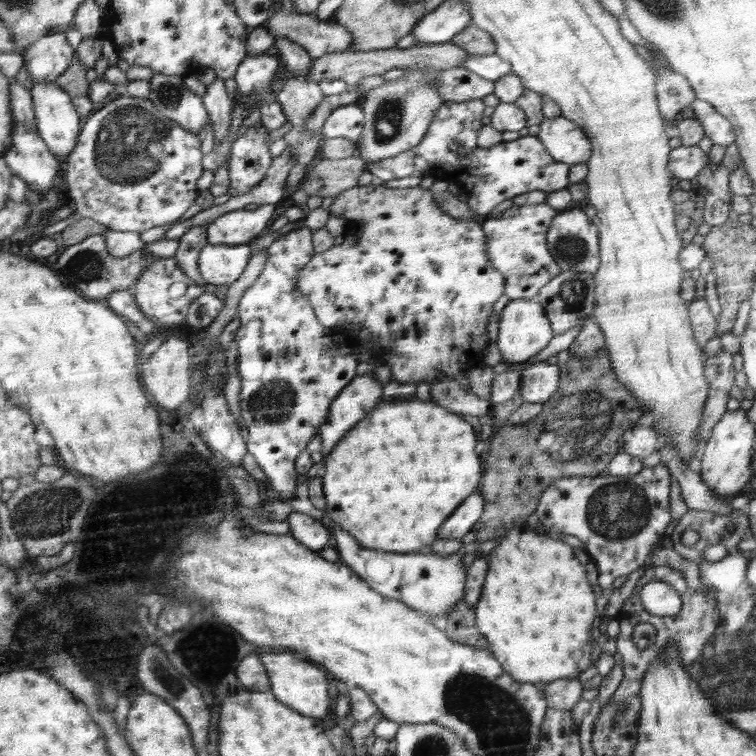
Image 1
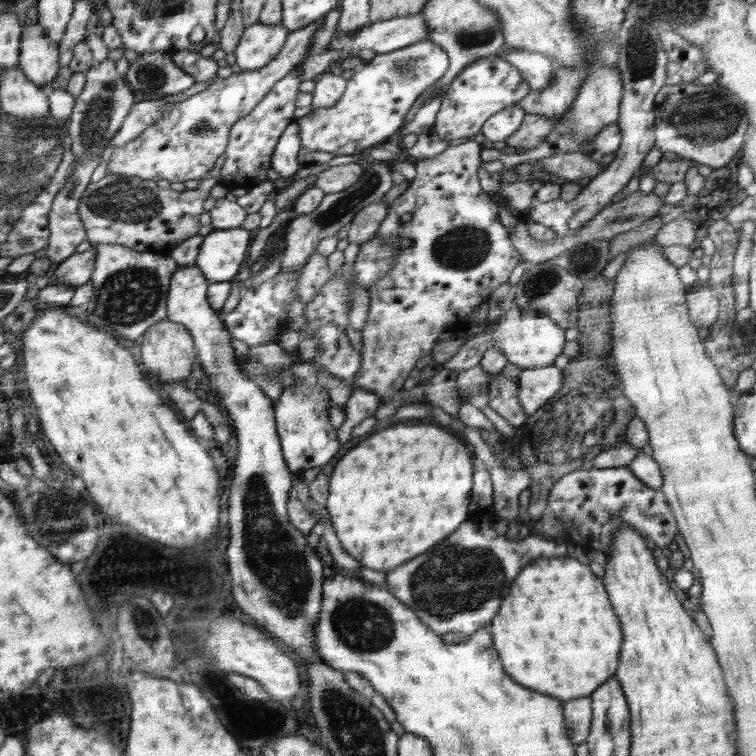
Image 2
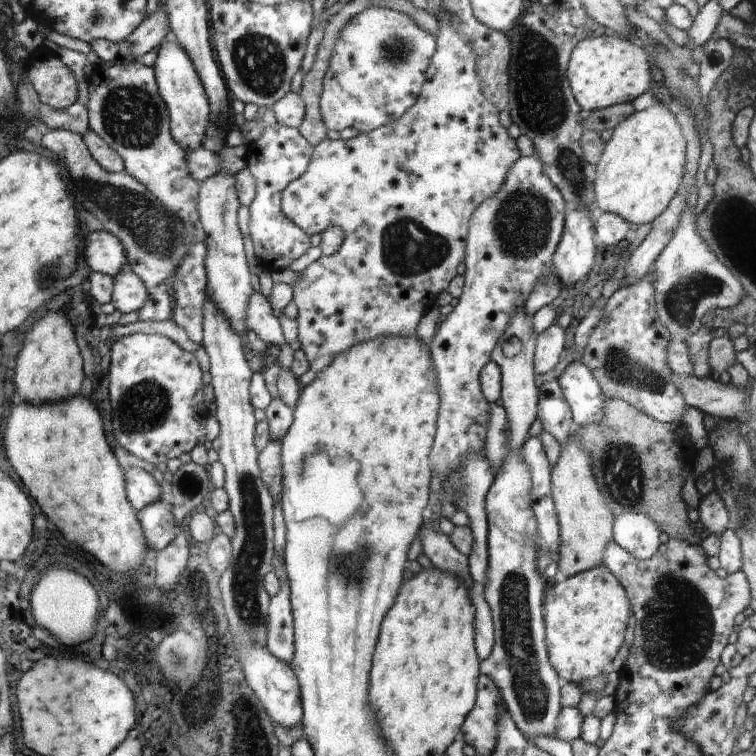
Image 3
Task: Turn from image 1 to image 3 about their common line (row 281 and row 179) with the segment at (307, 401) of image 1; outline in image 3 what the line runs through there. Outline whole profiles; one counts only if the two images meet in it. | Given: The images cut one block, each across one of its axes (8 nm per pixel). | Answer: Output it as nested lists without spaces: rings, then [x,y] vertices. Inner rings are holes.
[[[274,123],[261,136],[248,144],[246,169],[256,180],[256,196],[249,206],[249,236],[252,238],[257,262],[269,272],[284,271],[298,260],[310,246],[311,235],[285,215],[281,207],[284,190],[293,180],[305,174],[312,162],[313,145],[302,136],[300,129]]]

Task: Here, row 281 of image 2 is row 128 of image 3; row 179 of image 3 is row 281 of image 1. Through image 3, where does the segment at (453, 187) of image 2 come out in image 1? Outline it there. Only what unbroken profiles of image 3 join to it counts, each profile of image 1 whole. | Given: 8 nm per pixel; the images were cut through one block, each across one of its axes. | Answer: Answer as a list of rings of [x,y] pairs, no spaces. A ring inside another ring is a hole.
[[[375,181],[366,186],[350,188],[348,191],[341,192],[340,195],[335,196],[335,198],[336,202],[332,206],[332,214],[340,217],[345,216],[349,220],[350,228],[345,234],[344,242],[334,245],[320,254],[315,254],[313,260],[310,260],[310,263],[305,268],[302,268],[300,274],[296,276],[296,287],[313,305],[317,319],[322,325],[326,325],[326,329],[344,333],[346,336],[350,336],[354,332],[360,334],[360,332],[368,330],[368,342],[378,342],[378,348],[384,348],[384,350],[392,352],[390,358],[394,358],[394,364],[398,366],[398,370],[391,373],[393,380],[417,385],[420,383],[430,384],[432,400],[445,410],[466,416],[480,417],[480,414],[488,414],[488,408],[494,406],[492,402],[475,396],[471,392],[470,384],[463,378],[465,370],[482,365],[484,348],[486,348],[486,342],[488,342],[486,340],[486,324],[488,324],[486,316],[492,312],[494,302],[505,291],[505,276],[490,263],[490,258],[488,253],[486,253],[486,240],[488,240],[488,237],[482,231],[482,224],[477,221],[455,219],[450,214],[442,211],[436,205],[436,201],[434,201],[432,191],[421,188],[420,185],[413,188],[392,189]]]

